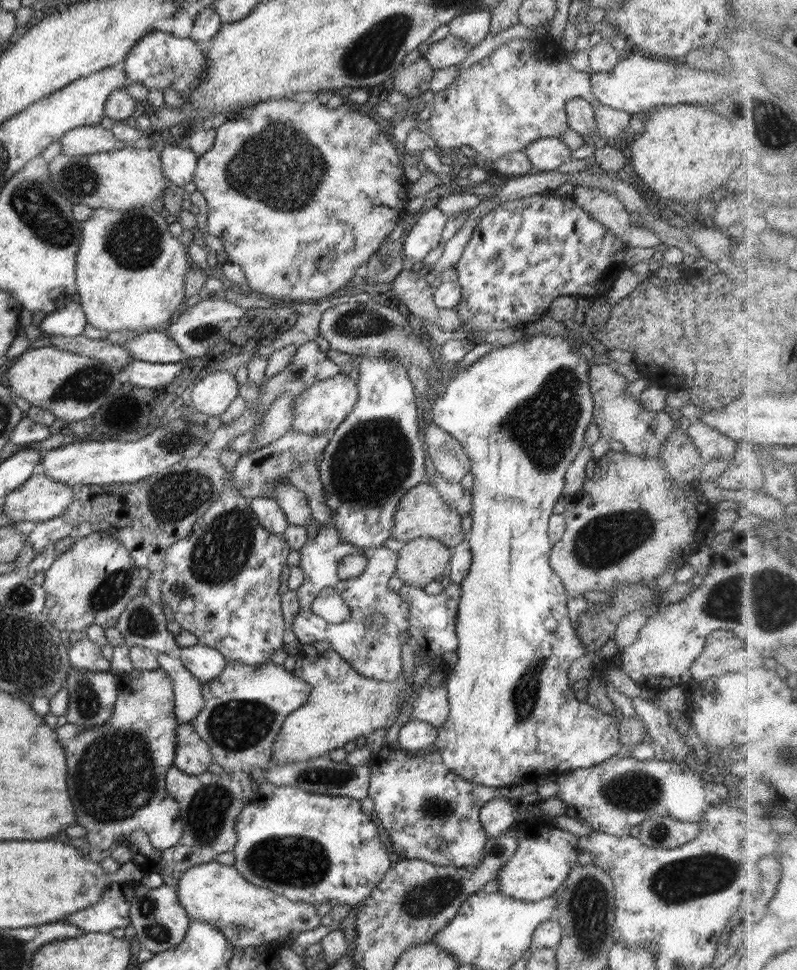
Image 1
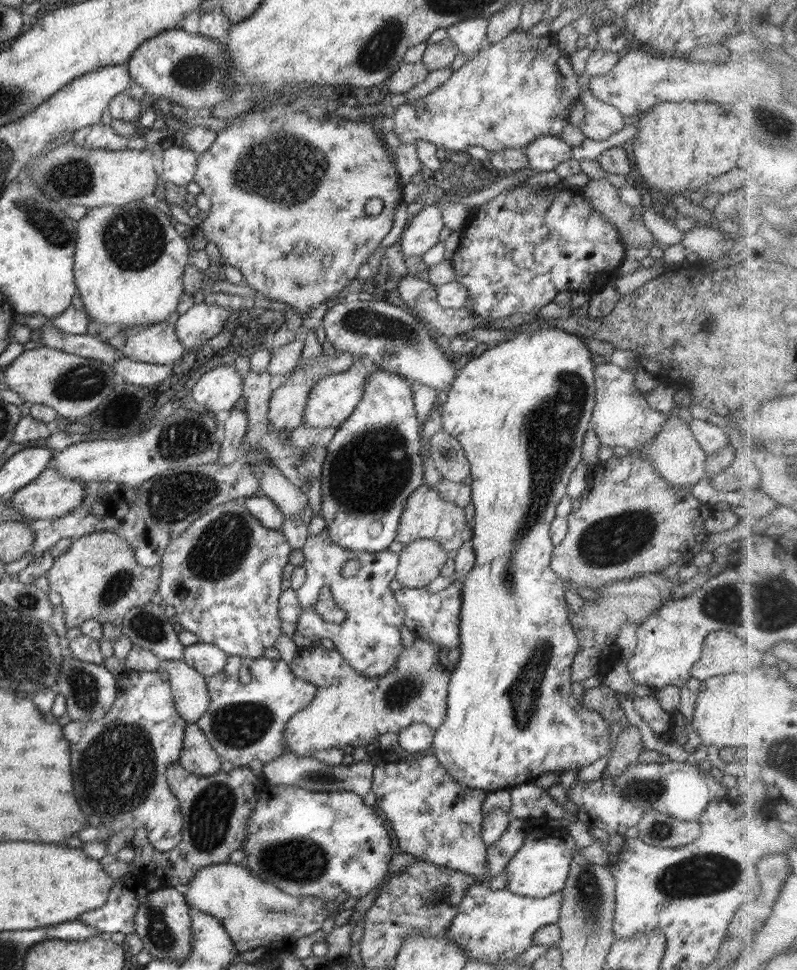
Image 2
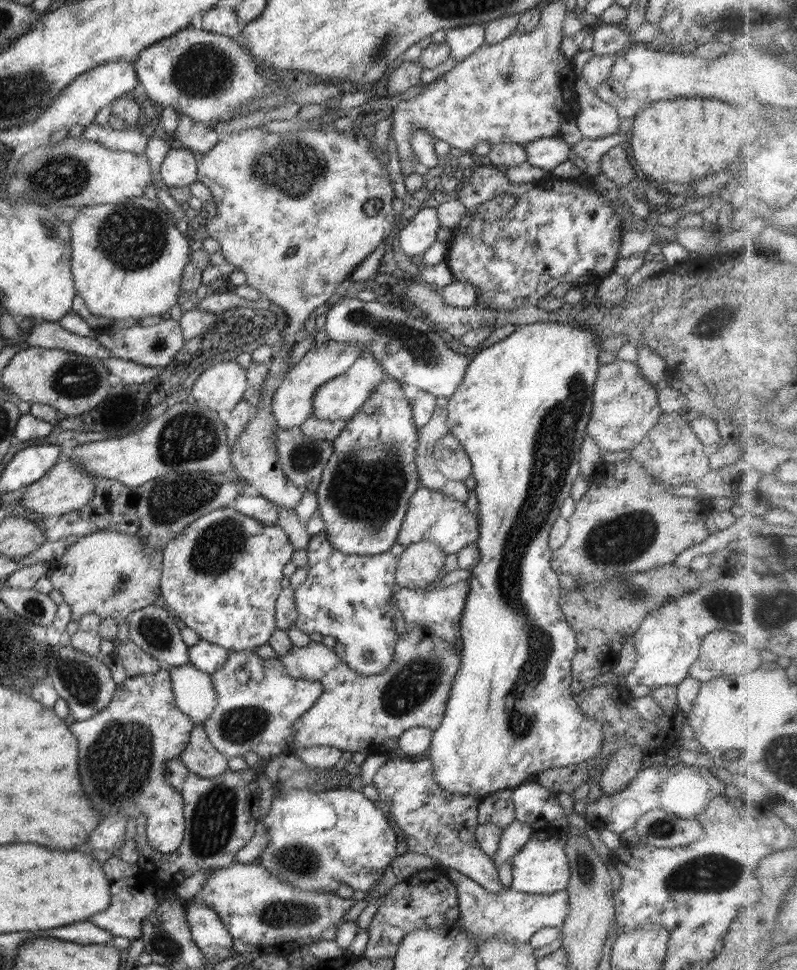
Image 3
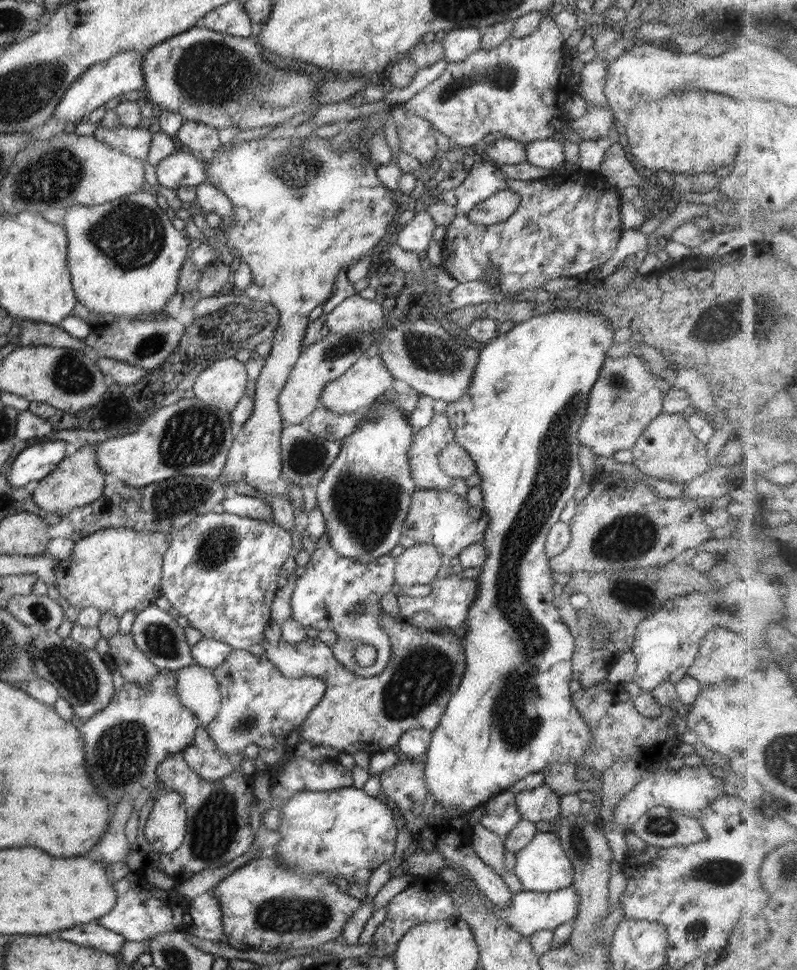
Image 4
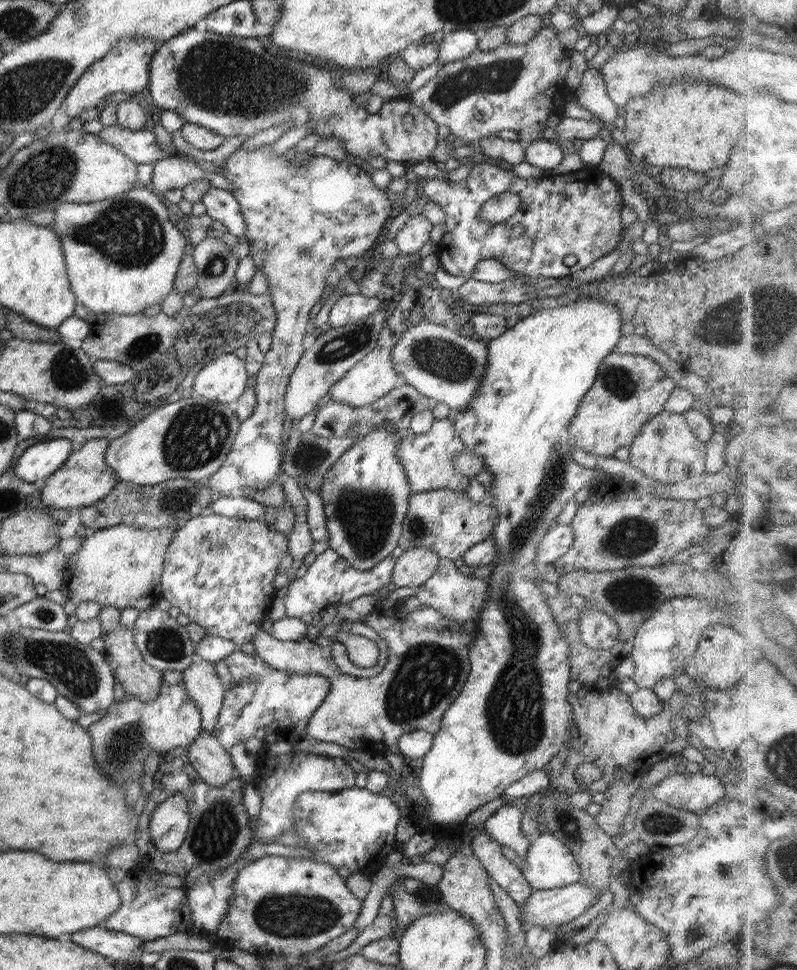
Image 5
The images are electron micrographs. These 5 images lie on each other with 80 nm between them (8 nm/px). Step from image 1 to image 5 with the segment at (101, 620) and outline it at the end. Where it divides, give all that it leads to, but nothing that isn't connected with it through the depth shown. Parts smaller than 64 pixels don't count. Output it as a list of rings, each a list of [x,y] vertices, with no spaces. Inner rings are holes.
[[[127,525],[98,529],[92,536],[86,537],[81,542],[80,548],[68,557],[59,589],[67,596],[67,600],[71,600],[75,605],[81,602],[97,602],[101,607],[115,606],[120,611],[125,608],[146,610],[160,598],[160,592],[156,592],[156,586],[160,586],[164,555],[172,542],[173,534],[174,530],[168,527],[150,531]]]

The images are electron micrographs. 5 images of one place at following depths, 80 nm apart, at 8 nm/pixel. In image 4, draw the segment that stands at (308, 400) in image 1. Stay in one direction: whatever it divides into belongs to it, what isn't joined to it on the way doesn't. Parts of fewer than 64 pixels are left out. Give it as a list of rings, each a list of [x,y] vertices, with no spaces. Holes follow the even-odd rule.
[[[376,336],[370,349],[368,349],[343,375],[337,380],[330,382],[322,390],[320,395],[321,406],[324,409],[336,414],[356,414],[362,413],[370,408],[376,401],[392,391],[393,383],[396,381],[380,358],[379,344],[381,337]]]

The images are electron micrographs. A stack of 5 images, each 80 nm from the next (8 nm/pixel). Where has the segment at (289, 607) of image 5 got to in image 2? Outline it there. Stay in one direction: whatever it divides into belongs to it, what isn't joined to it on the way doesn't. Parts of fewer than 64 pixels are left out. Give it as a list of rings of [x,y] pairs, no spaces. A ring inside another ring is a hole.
[[[326,529],[320,534],[311,534],[301,551],[305,558],[302,566],[306,569],[306,581],[295,590],[303,610],[296,621],[295,632],[313,640],[330,638],[334,649],[361,675],[374,678],[388,674],[396,667],[403,648],[400,626],[404,623],[405,610],[389,586],[395,578],[399,554],[389,548],[375,553],[343,549],[329,537]],[[352,559],[360,561],[360,570],[354,576],[344,576],[341,568]],[[323,588],[330,589],[336,604],[346,613],[344,622],[326,622],[313,609]]]

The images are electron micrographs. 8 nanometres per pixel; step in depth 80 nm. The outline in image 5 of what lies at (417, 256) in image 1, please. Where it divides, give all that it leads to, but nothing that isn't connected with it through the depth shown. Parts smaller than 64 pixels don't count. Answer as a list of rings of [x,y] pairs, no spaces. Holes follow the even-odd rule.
[[[422,213],[411,216],[392,241],[404,255],[418,253],[428,242],[432,227],[433,224]]]

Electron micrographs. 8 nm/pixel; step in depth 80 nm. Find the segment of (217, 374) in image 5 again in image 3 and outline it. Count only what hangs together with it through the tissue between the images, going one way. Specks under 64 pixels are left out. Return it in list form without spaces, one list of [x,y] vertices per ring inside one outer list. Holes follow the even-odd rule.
[[[234,359],[204,370],[192,388],[192,396],[212,411],[232,411],[242,401],[247,388],[246,370]]]

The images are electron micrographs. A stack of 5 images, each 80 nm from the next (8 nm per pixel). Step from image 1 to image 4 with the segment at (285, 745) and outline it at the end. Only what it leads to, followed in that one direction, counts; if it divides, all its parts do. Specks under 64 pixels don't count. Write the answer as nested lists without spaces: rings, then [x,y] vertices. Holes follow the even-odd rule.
[[[383,611],[379,616],[380,624],[389,636],[392,647],[392,658],[386,668],[375,677],[364,678],[349,671],[334,658],[333,650],[315,634],[308,635],[300,644],[290,644],[280,640],[277,645],[272,645],[266,638],[260,644],[266,649],[263,657],[272,662],[286,678],[302,678],[316,676],[321,678],[326,685],[322,700],[300,725],[300,742],[309,742],[314,746],[336,748],[341,752],[354,755],[358,752],[378,752],[391,749],[397,744],[400,737],[413,728],[436,730],[446,705],[454,691],[458,688],[466,667],[466,658],[463,653],[461,638],[454,635],[450,629],[437,620],[429,612],[419,612],[414,616],[403,617],[396,621],[394,617]]]

